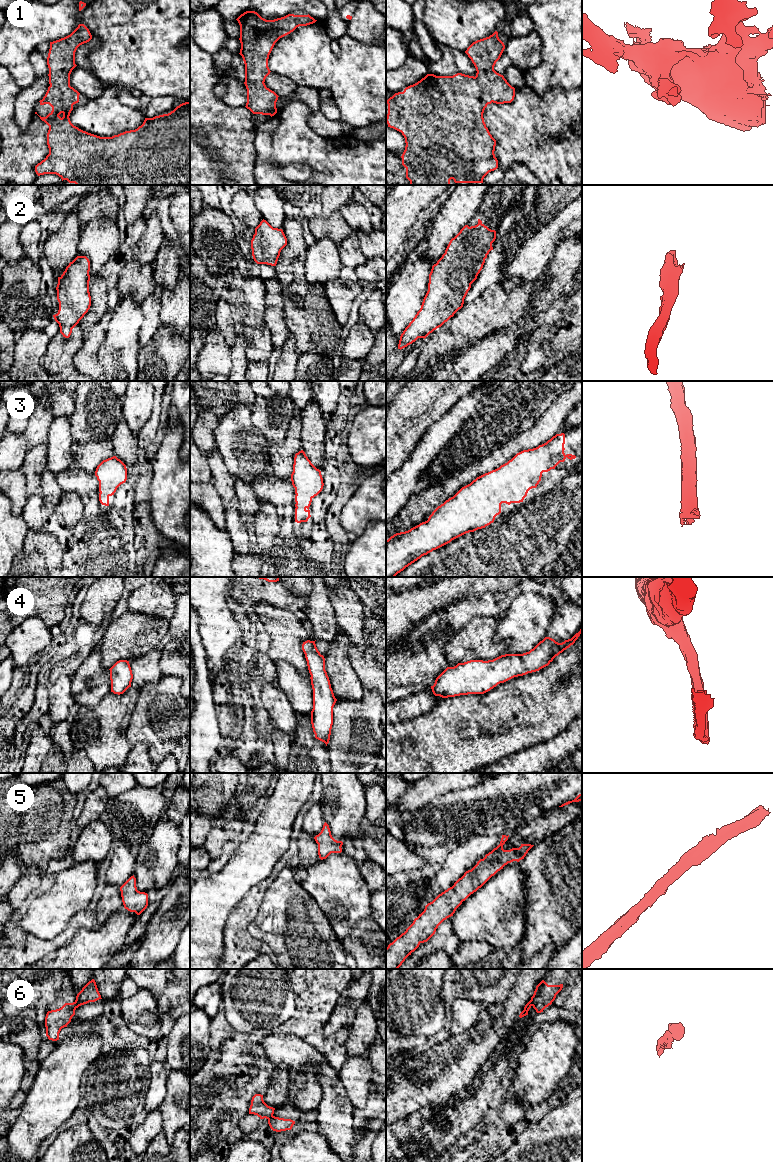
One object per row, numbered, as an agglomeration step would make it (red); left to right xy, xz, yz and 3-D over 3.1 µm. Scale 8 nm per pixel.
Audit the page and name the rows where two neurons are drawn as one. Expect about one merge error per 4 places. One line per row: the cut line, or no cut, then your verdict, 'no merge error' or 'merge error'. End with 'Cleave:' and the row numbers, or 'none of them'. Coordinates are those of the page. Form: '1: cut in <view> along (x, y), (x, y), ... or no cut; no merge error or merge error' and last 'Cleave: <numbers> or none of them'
1: no cut; no merge error
2: no cut; no merge error
3: no cut; no merge error
4: no cut; no merge error
5: no cut; no merge error
6: cut in xy along (74, 1002), (76, 1007); merge error
Cleave: 6

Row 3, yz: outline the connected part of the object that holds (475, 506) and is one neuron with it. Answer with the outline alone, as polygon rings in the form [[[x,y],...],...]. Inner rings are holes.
[[[556,434],[536,448],[517,453],[499,468],[485,473],[462,487],[453,497],[438,506],[428,520],[408,531],[396,533],[386,540],[386,577],[395,577],[422,556],[436,550],[469,532],[485,528],[501,513],[501,504],[523,502],[530,489],[536,488],[542,473],[548,472],[566,458],[576,456],[564,453],[565,434]]]

